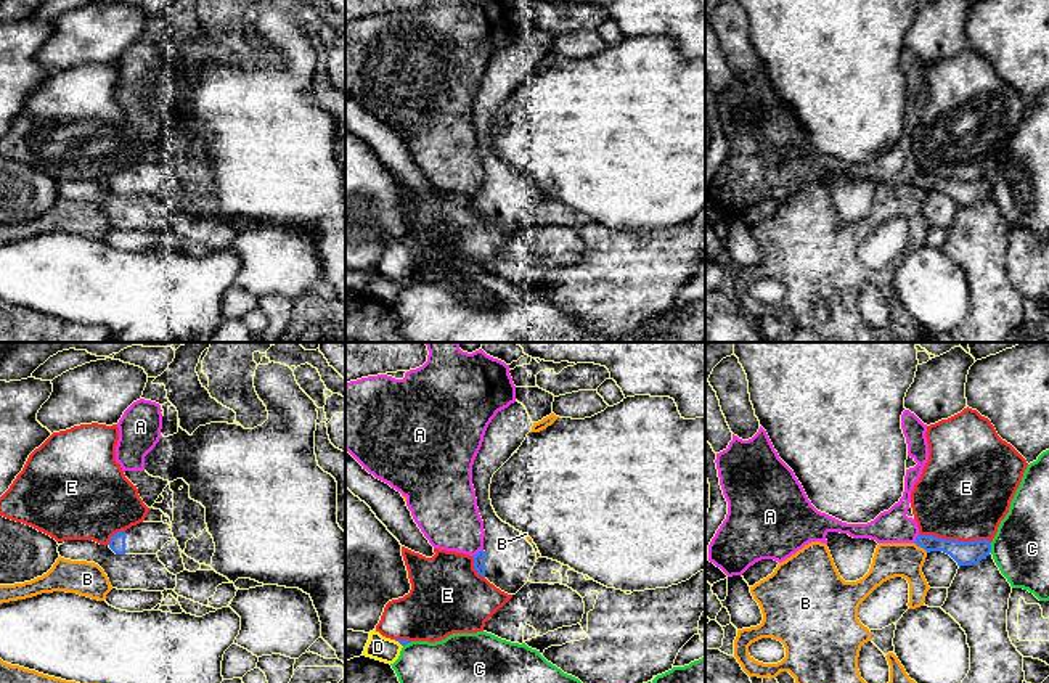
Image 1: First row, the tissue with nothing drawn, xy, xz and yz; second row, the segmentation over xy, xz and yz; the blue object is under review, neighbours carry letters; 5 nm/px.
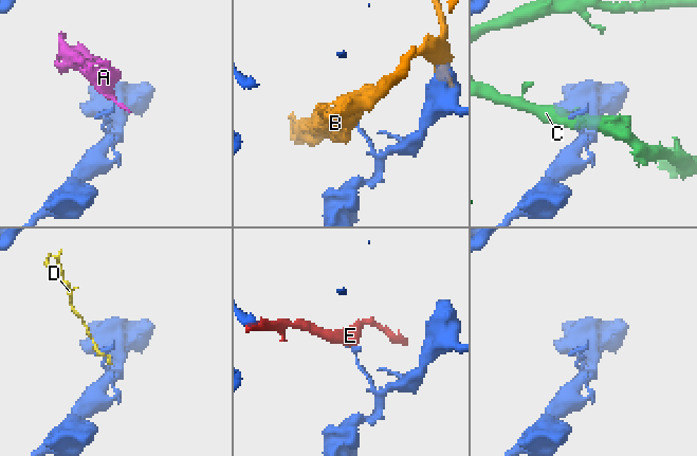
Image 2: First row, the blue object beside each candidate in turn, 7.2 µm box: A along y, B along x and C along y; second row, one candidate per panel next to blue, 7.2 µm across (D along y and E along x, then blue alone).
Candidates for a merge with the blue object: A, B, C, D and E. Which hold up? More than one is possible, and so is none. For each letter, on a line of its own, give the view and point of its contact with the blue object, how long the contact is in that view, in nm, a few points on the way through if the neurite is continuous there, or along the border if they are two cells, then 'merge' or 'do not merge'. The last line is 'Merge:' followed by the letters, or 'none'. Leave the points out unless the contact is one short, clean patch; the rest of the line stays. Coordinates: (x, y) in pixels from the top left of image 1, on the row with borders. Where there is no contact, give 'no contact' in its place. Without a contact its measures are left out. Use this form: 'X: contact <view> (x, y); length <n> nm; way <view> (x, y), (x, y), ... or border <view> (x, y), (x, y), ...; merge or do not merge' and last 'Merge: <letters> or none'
A: contact xz (479, 552); length 80 nm; do not merge
B: contact yz (921, 547); length 90 nm; do not merge
C: contact yz (990, 547); length 60 nm; do not merge
D: contact xz (399, 642); length 60 nm; border xz (394, 640), (402, 646); do not merge
E: contact yz (955, 540); length 360 nm; do not merge
Merge: none

